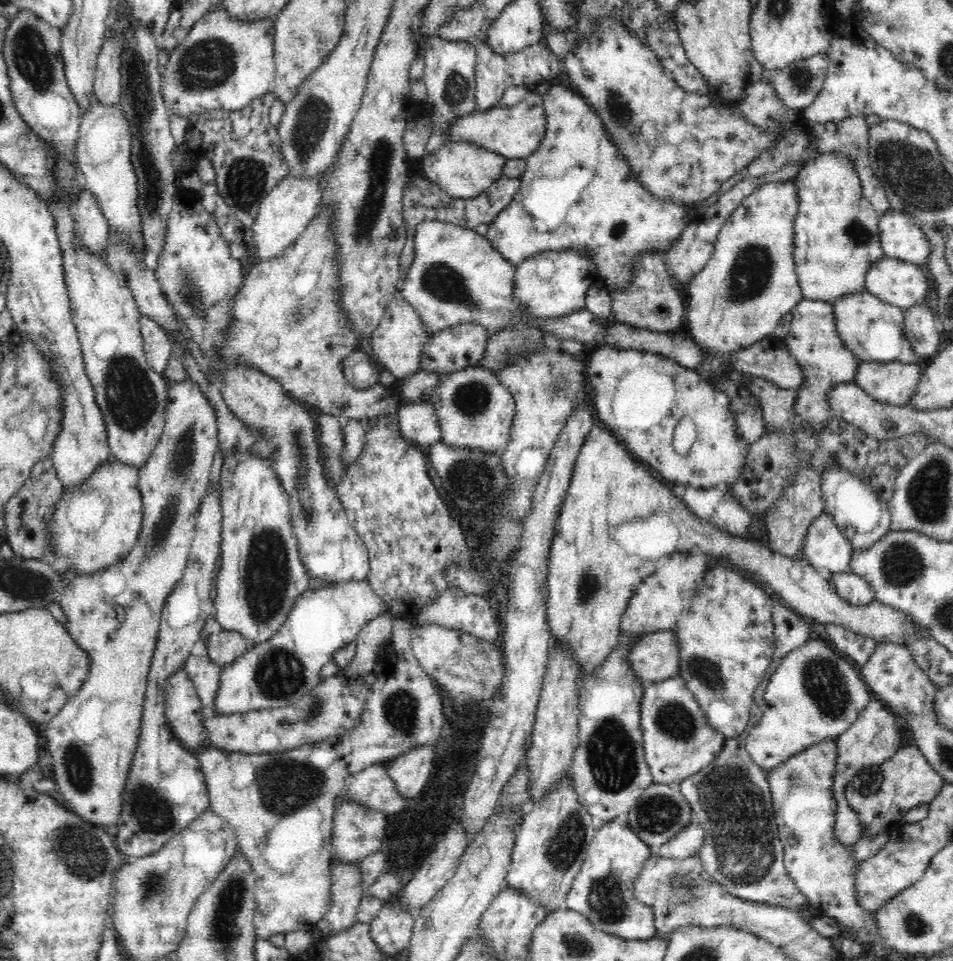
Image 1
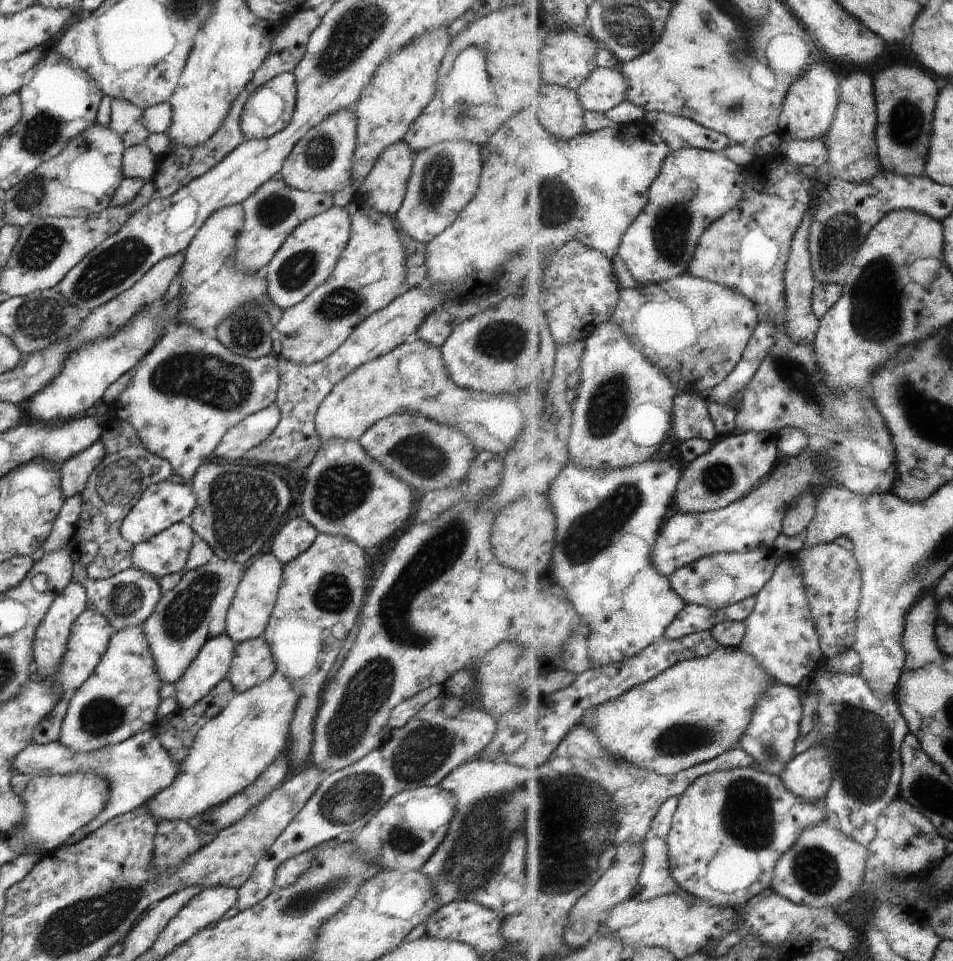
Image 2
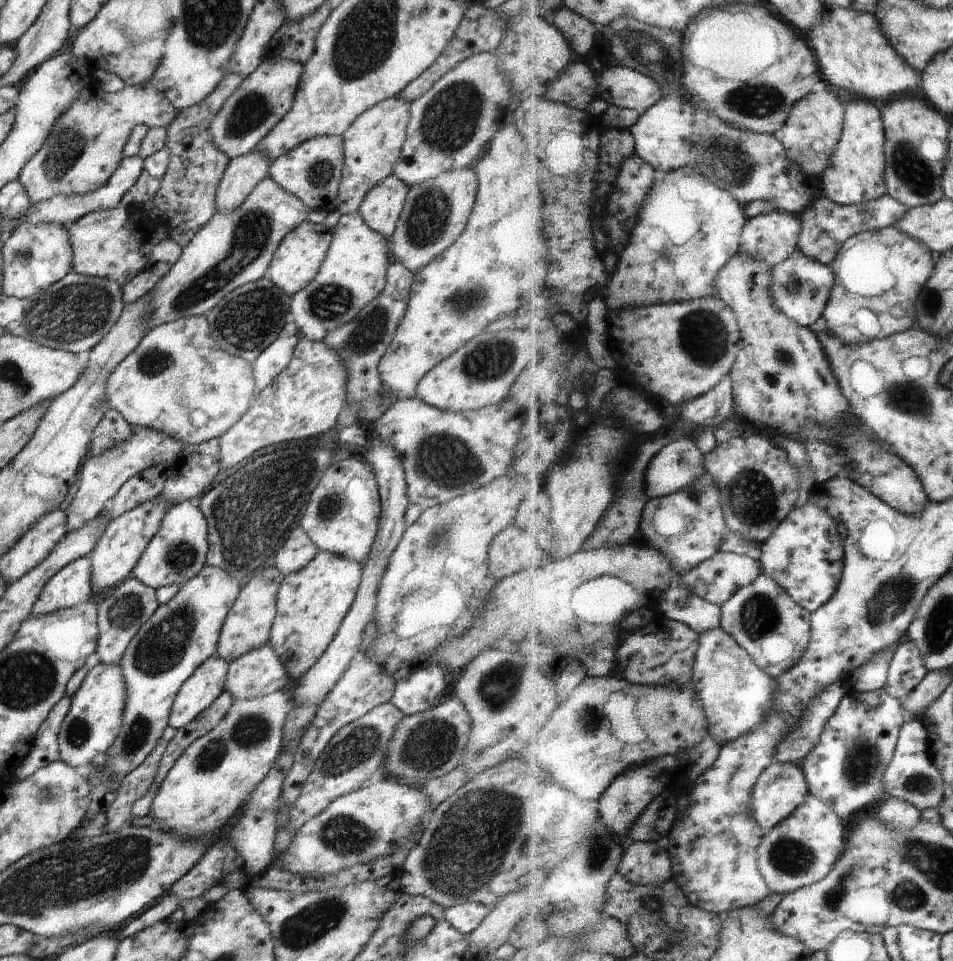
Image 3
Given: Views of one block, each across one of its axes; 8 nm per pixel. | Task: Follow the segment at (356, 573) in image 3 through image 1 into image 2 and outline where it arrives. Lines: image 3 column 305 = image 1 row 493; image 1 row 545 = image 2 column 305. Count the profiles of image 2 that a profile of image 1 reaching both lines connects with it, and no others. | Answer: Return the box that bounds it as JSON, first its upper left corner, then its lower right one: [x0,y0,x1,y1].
[262,533,367,768]

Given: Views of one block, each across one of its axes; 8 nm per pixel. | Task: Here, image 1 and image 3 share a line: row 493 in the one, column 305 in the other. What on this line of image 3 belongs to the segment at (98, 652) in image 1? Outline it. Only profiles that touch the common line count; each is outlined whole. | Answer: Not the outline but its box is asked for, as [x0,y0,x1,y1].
[267,135,342,211]

